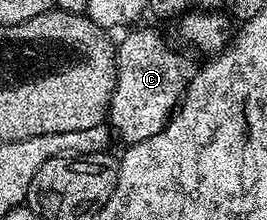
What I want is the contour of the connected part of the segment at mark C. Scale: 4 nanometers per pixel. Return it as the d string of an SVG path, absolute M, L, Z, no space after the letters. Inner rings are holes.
M134 28L132 31L134 33L129 33L126 35L122 41L118 40L116 42L115 48L117 51L117 82L115 83L115 91L111 95L111 103L109 104L109 112L107 114L107 124L115 134L116 140L117 137L121 141L125 141L126 146L138 145L143 139L151 139L151 135L155 135L159 131L163 131L163 127L170 121L170 118L173 116L176 108L181 103L181 99L184 97L185 89L189 86L190 79L193 77L195 72L195 65L181 53L171 49L167 42L160 37L153 29L137 29Z

